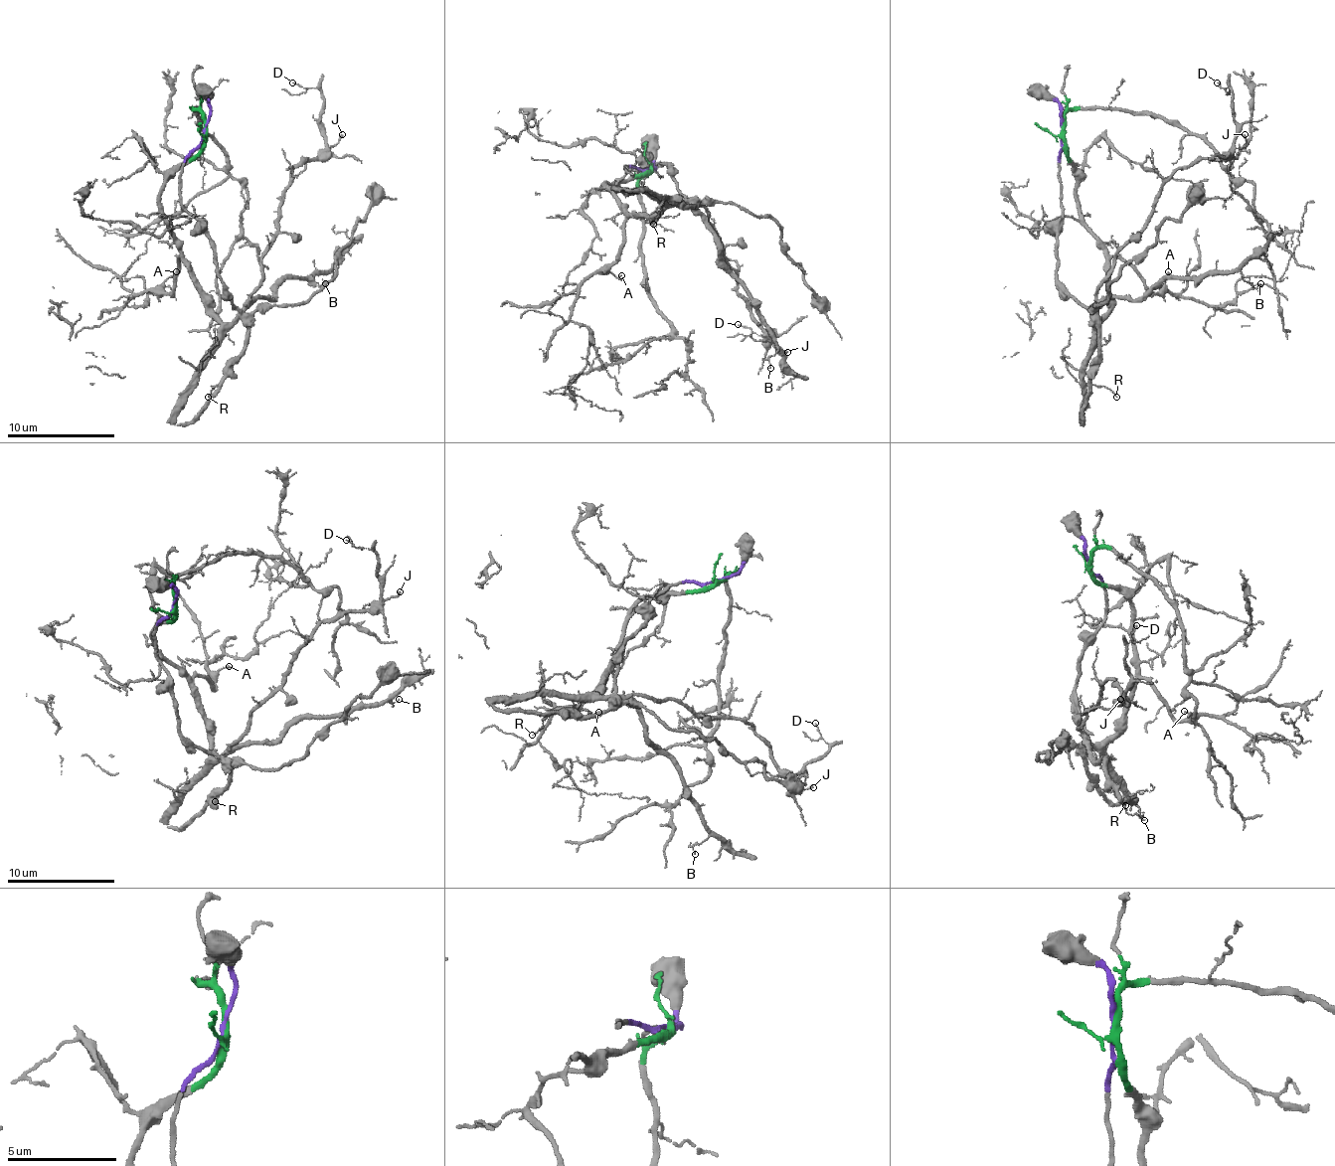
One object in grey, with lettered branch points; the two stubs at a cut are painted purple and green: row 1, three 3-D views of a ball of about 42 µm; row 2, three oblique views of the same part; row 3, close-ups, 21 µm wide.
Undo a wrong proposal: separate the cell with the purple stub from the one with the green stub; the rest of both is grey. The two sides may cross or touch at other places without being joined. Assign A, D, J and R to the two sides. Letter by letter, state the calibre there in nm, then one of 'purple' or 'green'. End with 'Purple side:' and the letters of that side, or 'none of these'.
A: 110 nm thick; green
D: 90 nm thick; green
J: 120 nm thick; green
R: 90 nm thick; purple
Purple side: R

